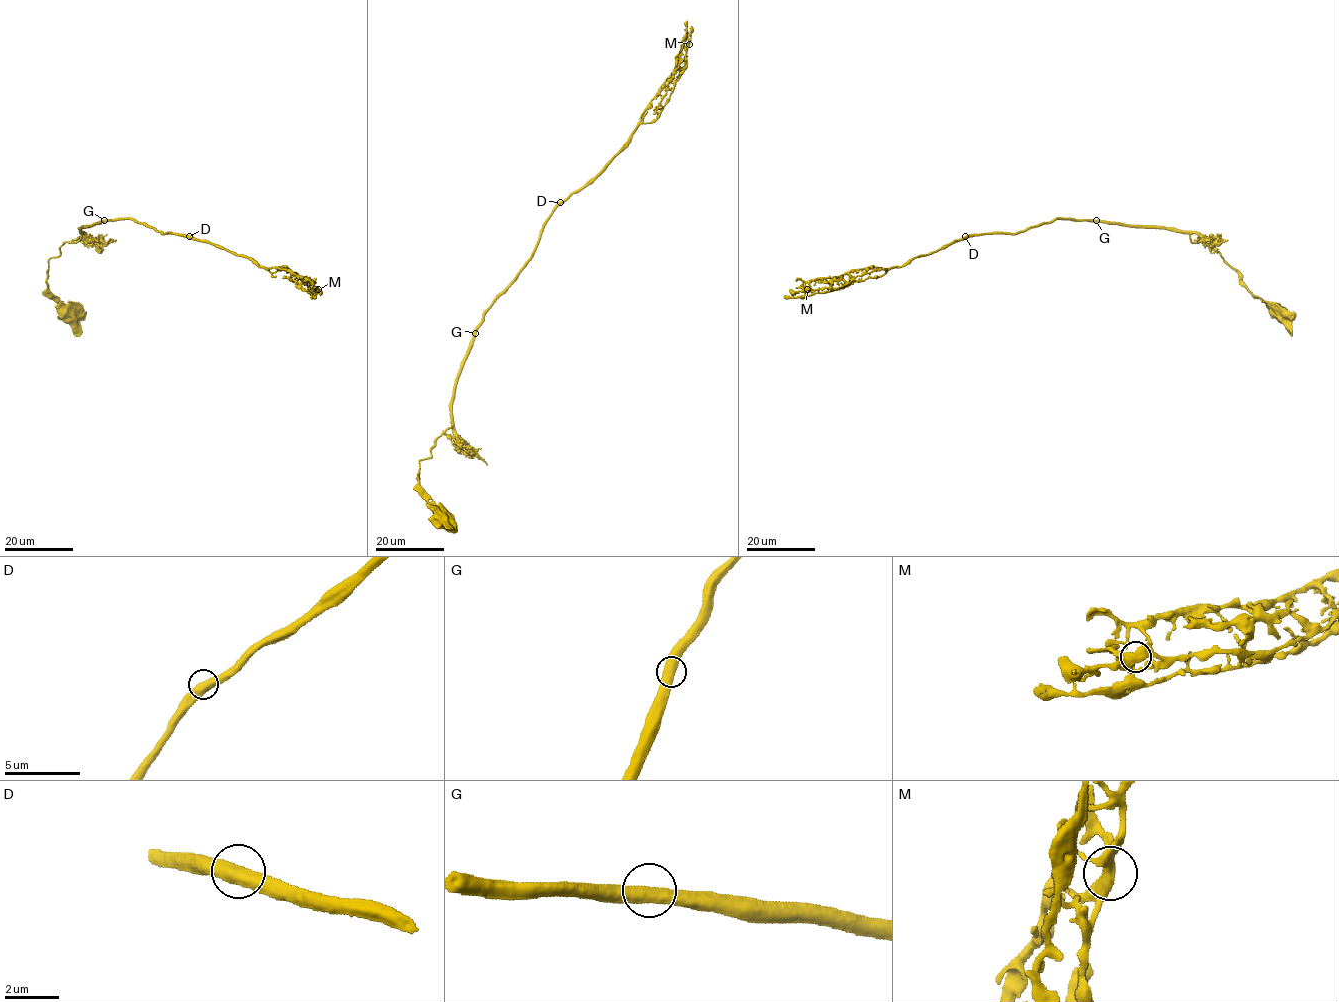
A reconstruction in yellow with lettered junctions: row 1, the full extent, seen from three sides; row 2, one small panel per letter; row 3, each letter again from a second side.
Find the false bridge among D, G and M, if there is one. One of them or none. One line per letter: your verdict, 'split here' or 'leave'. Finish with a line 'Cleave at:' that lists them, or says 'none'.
D: leave
G: leave
M: leave
Cleave at: none

